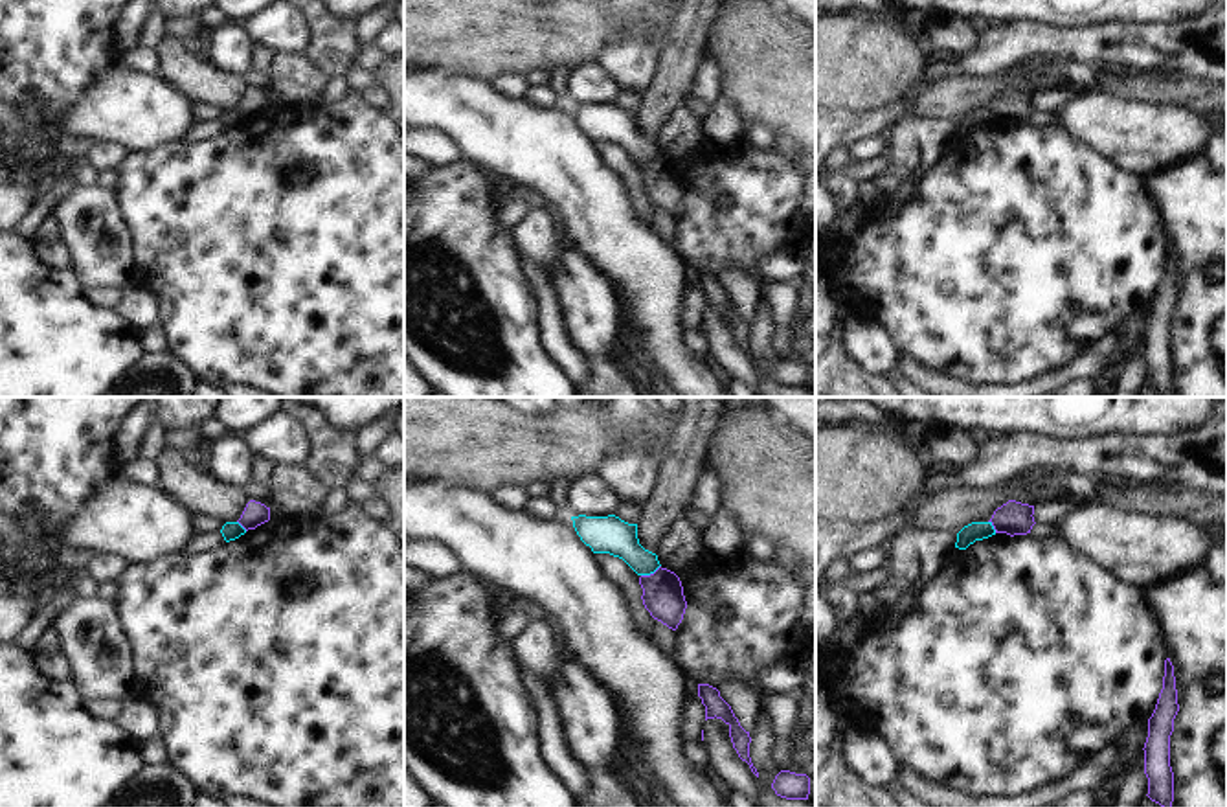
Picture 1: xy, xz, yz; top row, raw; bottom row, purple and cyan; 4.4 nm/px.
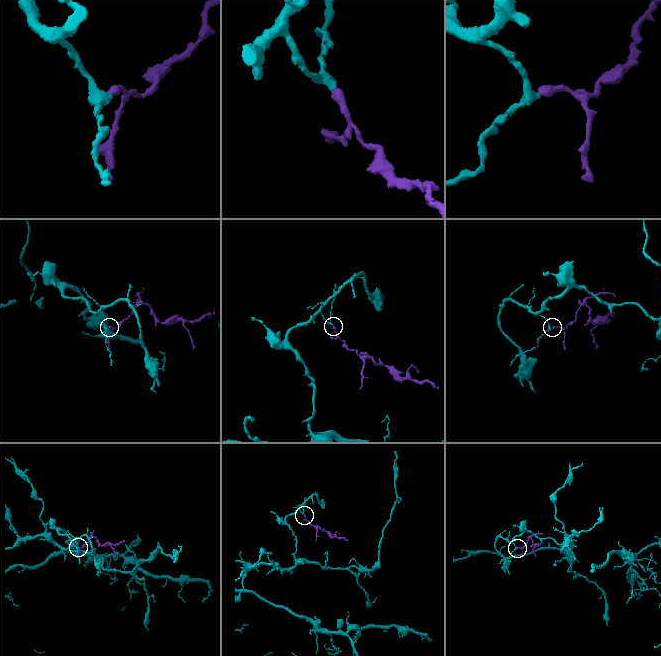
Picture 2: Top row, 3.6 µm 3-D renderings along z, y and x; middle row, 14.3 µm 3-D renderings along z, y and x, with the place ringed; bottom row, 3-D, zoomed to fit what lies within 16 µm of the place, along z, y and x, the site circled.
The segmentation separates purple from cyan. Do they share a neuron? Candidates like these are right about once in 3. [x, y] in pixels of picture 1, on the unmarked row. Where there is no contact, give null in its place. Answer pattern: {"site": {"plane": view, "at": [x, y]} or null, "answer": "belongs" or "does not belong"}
{"site": {"plane": "xz", "at": [651, 162]}, "answer": "does not belong"}

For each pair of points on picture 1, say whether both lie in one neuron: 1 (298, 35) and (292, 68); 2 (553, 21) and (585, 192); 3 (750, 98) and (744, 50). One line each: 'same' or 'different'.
1: different
2: different
3: same

